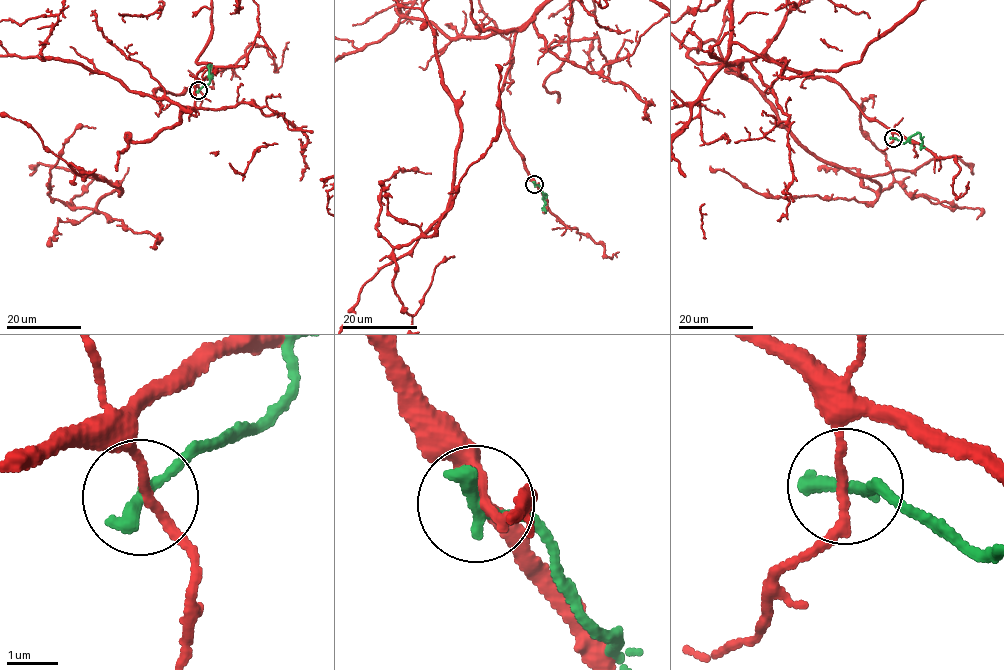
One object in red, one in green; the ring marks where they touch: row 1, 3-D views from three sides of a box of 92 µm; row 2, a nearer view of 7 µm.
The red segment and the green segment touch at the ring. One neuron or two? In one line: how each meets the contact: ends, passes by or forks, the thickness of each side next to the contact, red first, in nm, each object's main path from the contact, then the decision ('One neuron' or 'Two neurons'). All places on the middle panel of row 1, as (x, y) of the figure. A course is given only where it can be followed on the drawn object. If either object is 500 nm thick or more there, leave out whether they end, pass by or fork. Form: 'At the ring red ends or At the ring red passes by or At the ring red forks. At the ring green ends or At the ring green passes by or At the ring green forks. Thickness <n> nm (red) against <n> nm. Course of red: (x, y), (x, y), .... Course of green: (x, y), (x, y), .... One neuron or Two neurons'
At the ring red passes by. At the ring green ends. Thickness 160 nm (red) against 360 nm. Course of green: (535, 184), (544, 194), (546, 213). Two neurons

